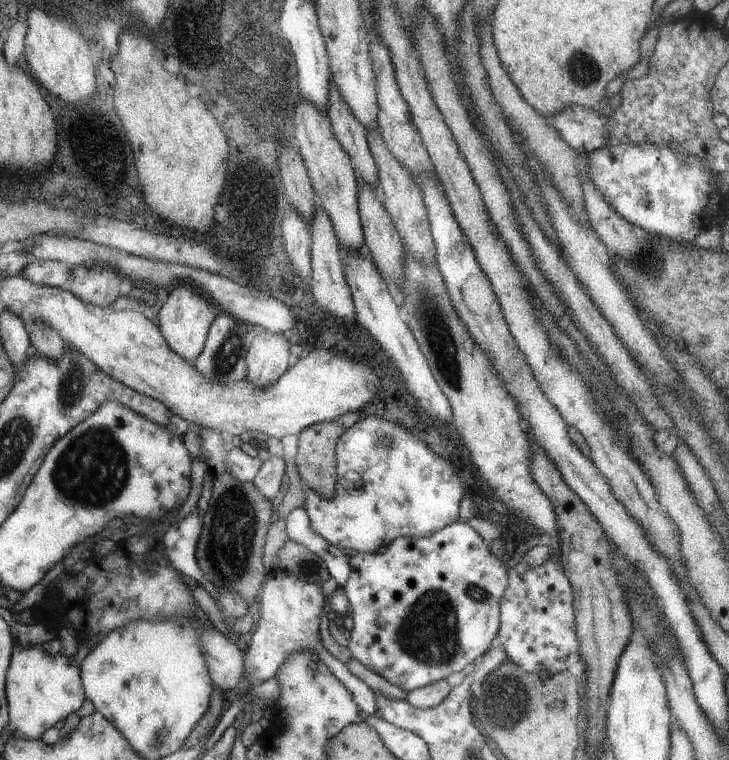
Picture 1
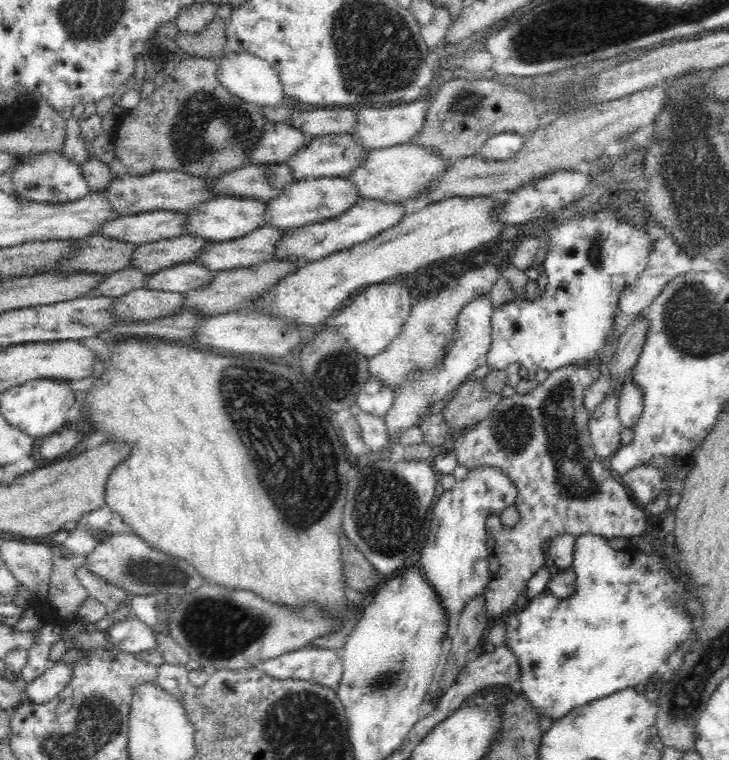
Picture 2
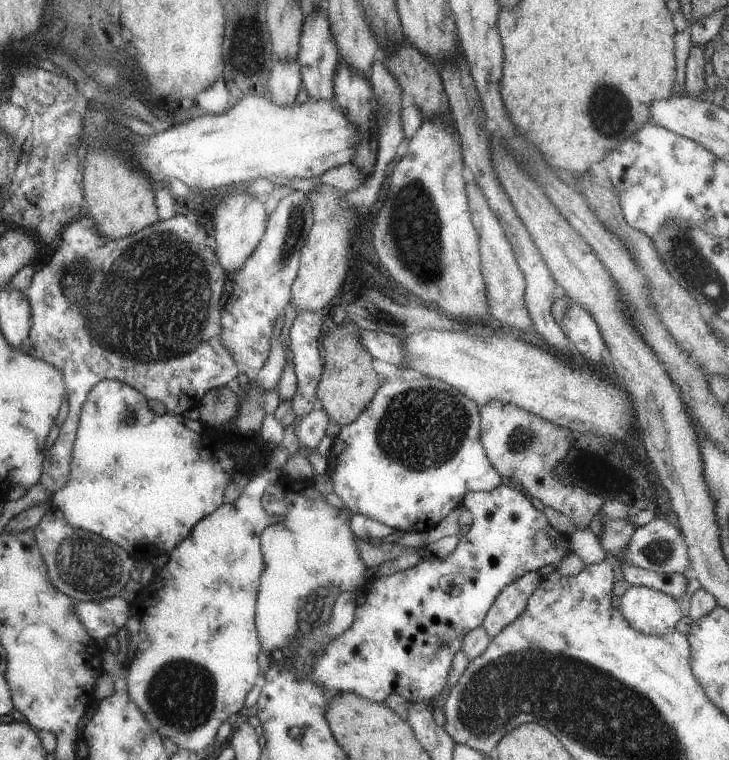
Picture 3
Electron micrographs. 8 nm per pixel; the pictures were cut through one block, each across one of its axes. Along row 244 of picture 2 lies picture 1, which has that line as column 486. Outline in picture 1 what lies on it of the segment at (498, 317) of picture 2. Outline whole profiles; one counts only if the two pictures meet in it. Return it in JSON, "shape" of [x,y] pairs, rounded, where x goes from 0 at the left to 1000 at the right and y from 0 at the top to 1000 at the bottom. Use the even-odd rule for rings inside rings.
{"shape":[[[627,686],[586,707],[565,708],[561,705],[547,705],[536,711],[528,720],[525,726],[490,726],[487,732],[476,734],[479,757],[469,774],[479,792],[479,808],[484,817],[484,826],[480,830],[481,837],[479,837],[476,853],[481,858],[481,864],[487,866],[505,882],[509,882],[512,887],[517,887],[528,897],[545,903],[547,908],[561,912],[564,908],[594,900],[594,897],[599,897],[605,892],[613,892],[621,886],[631,884],[636,876],[645,874],[669,855],[674,843],[682,836],[684,825],[684,789],[690,784],[690,776],[695,772],[697,749],[683,733],[679,734],[668,724],[668,718],[665,718],[660,705],[646,692]]]}

